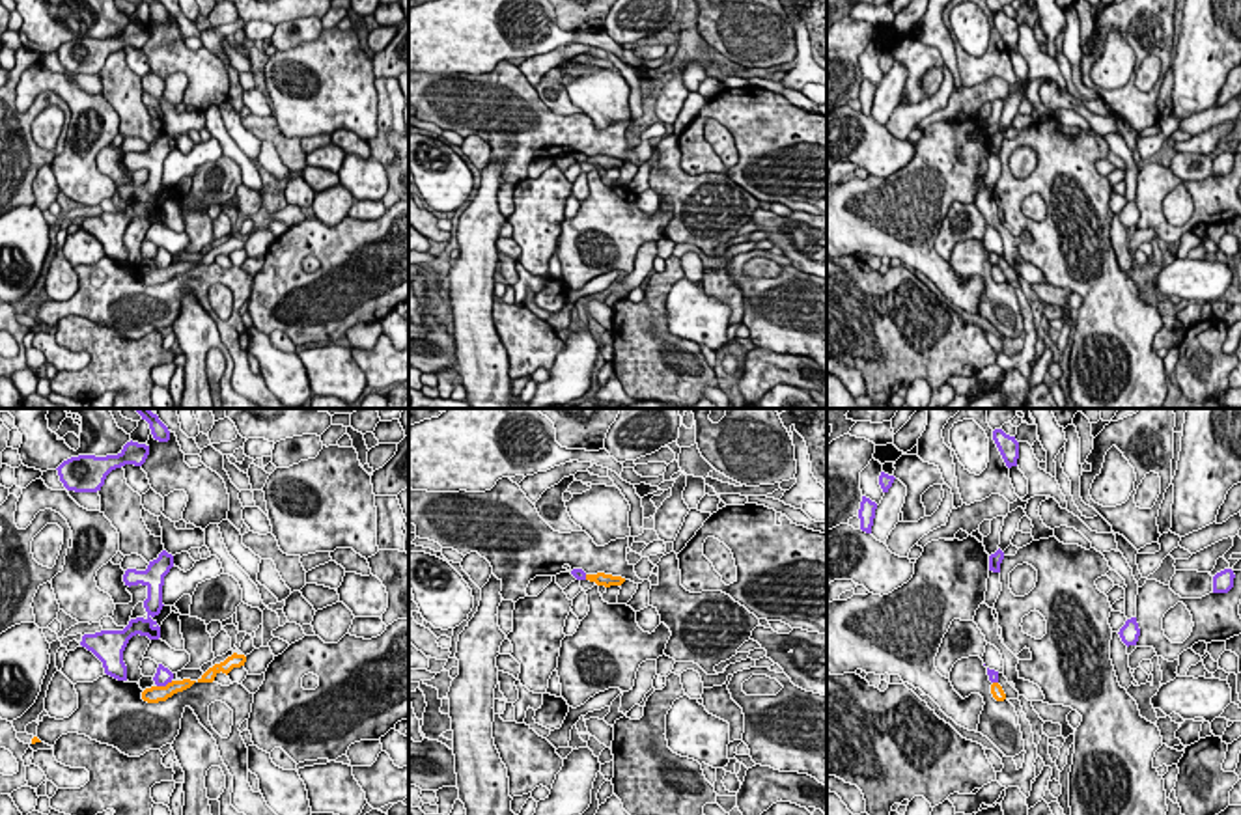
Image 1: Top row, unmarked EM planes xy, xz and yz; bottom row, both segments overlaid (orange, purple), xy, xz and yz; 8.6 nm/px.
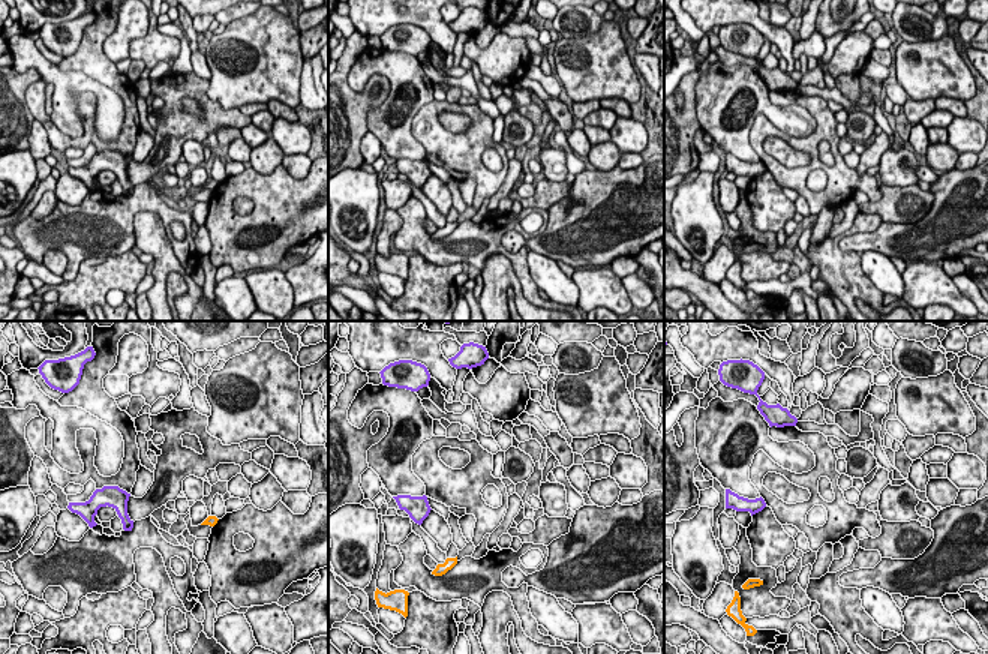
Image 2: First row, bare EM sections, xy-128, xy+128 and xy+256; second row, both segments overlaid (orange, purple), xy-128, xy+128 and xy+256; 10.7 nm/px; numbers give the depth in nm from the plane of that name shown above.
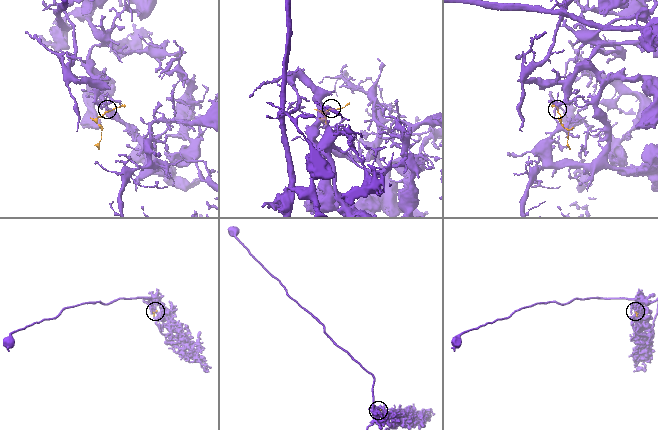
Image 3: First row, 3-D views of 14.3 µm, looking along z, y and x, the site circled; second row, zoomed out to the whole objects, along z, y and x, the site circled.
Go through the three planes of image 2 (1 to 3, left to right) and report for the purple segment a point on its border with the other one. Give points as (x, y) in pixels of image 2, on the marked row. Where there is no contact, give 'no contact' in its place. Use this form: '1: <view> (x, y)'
1: no contact
2: no contact
3: no contact

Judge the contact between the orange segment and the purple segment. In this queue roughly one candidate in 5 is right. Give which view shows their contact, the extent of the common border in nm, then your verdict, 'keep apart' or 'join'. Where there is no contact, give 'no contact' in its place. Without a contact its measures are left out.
xy | 150 nm | keep apart

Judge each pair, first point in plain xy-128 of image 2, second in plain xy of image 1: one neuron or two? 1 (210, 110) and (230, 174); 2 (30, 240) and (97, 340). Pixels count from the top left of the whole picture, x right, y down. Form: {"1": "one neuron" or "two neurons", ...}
{"1": "one neuron", "2": "two neurons"}

